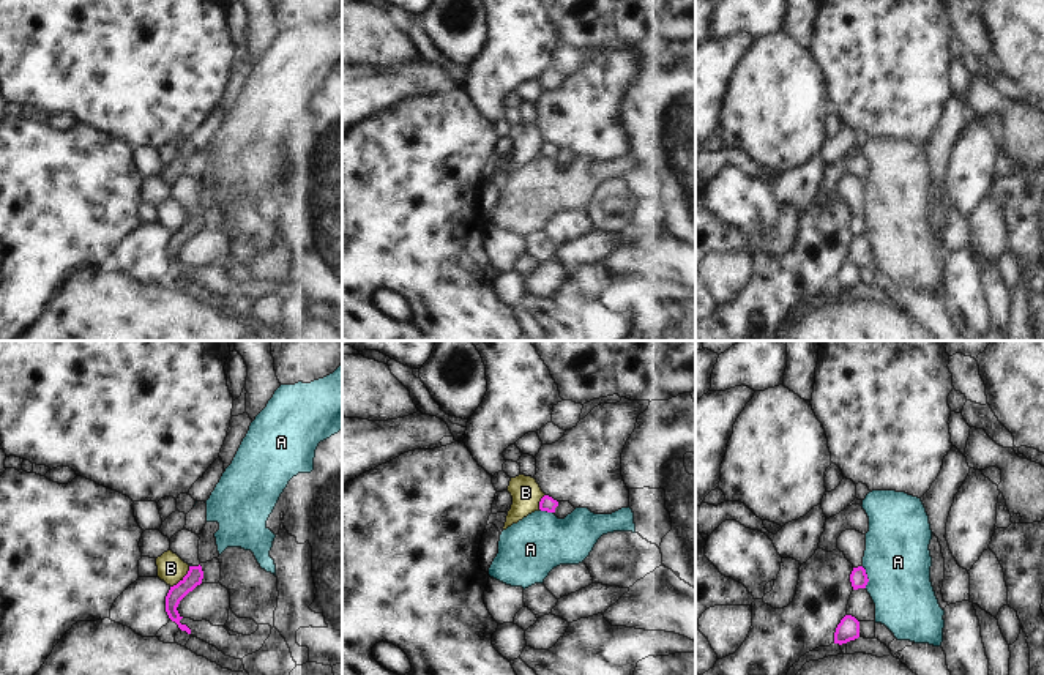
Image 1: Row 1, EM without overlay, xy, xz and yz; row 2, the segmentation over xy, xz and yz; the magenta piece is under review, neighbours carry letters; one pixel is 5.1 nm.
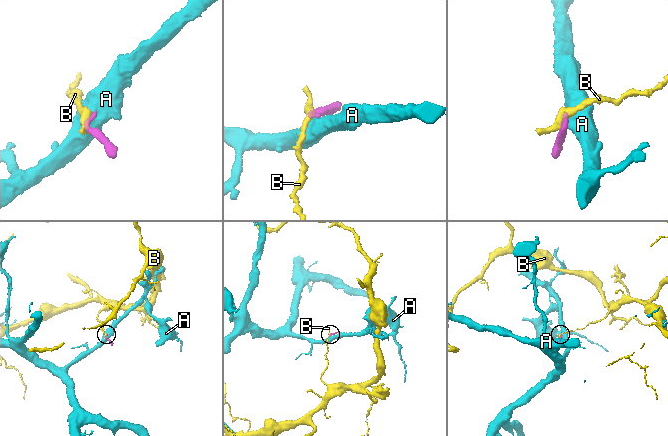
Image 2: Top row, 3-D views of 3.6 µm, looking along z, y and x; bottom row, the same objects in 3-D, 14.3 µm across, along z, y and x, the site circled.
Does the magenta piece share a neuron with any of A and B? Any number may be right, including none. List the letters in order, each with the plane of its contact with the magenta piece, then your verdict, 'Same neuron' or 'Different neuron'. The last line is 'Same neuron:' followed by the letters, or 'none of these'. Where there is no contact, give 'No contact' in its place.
A: Touches magenta in yz. Different neuron
B: Touches magenta in xy. Different neuron
Same neuron: none of these.

